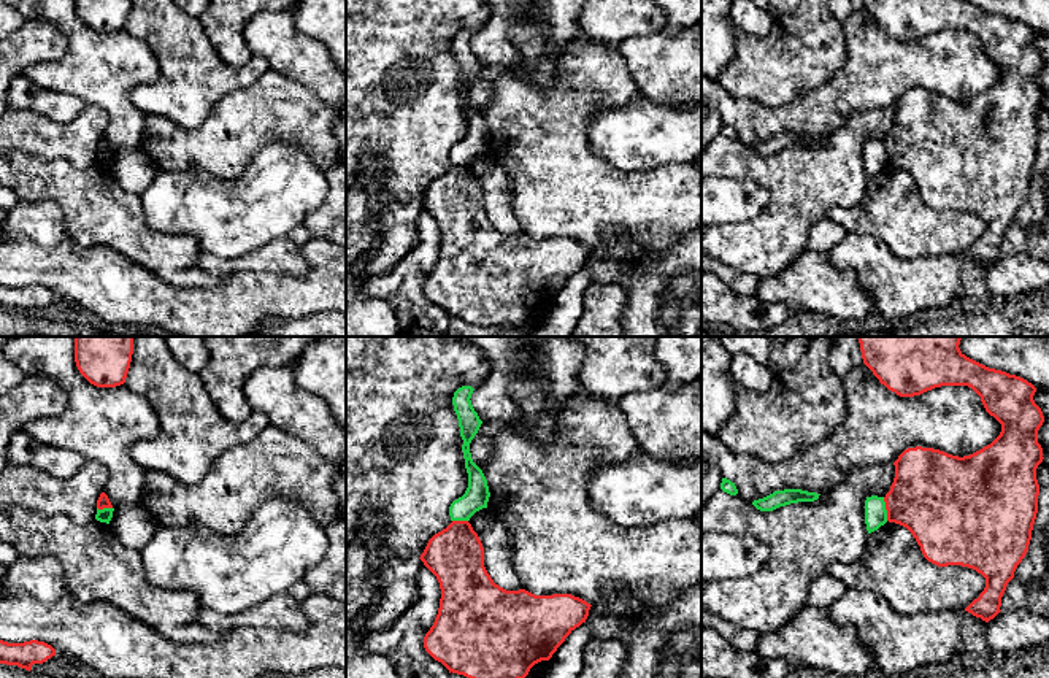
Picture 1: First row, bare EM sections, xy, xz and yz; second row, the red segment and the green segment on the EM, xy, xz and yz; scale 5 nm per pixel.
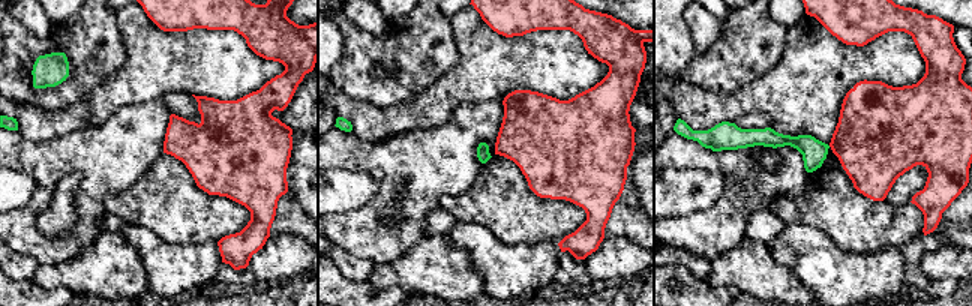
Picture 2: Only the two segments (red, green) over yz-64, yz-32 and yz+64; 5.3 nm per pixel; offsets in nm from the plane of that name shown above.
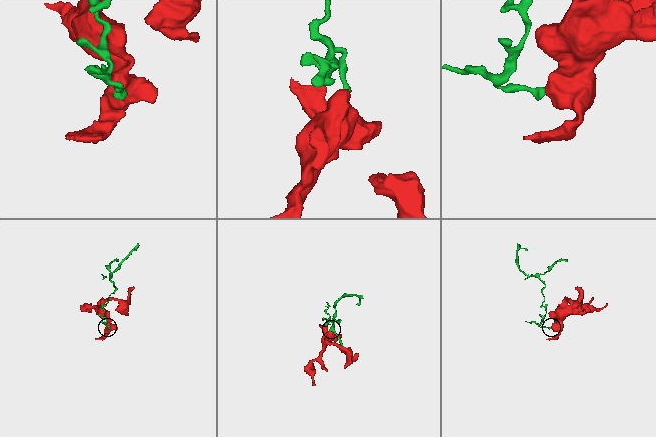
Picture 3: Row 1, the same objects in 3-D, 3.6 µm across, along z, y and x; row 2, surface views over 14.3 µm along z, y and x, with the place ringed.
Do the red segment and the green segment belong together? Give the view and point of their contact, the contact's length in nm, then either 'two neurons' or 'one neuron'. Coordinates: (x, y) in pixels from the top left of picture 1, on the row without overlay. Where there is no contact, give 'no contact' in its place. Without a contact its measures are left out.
meets red in yz at (886, 153); contact 120 nm long; two neurons

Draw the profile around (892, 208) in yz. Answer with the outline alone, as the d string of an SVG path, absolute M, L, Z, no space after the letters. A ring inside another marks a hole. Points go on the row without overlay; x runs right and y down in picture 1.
M889 165L868 178L857 205L833 206L827 218L847 233L879 238L898 259L960 257L986 232L973 213L928 206L913 178Z

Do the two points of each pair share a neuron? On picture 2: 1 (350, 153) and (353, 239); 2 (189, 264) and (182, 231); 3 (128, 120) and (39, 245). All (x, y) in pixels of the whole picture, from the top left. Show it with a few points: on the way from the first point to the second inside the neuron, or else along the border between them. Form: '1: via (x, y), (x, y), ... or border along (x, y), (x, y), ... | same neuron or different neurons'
1: via (374, 168), (384, 179), (384, 203), (375, 215) | same neuron
2: border along (152, 230), (171, 243), (216, 242) | different neurons
3: via (111, 158), (93, 186), (89, 224), (77, 236) | same neuron

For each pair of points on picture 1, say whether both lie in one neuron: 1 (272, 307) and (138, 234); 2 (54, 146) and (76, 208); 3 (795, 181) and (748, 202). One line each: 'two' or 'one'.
1: two
2: two
3: two

